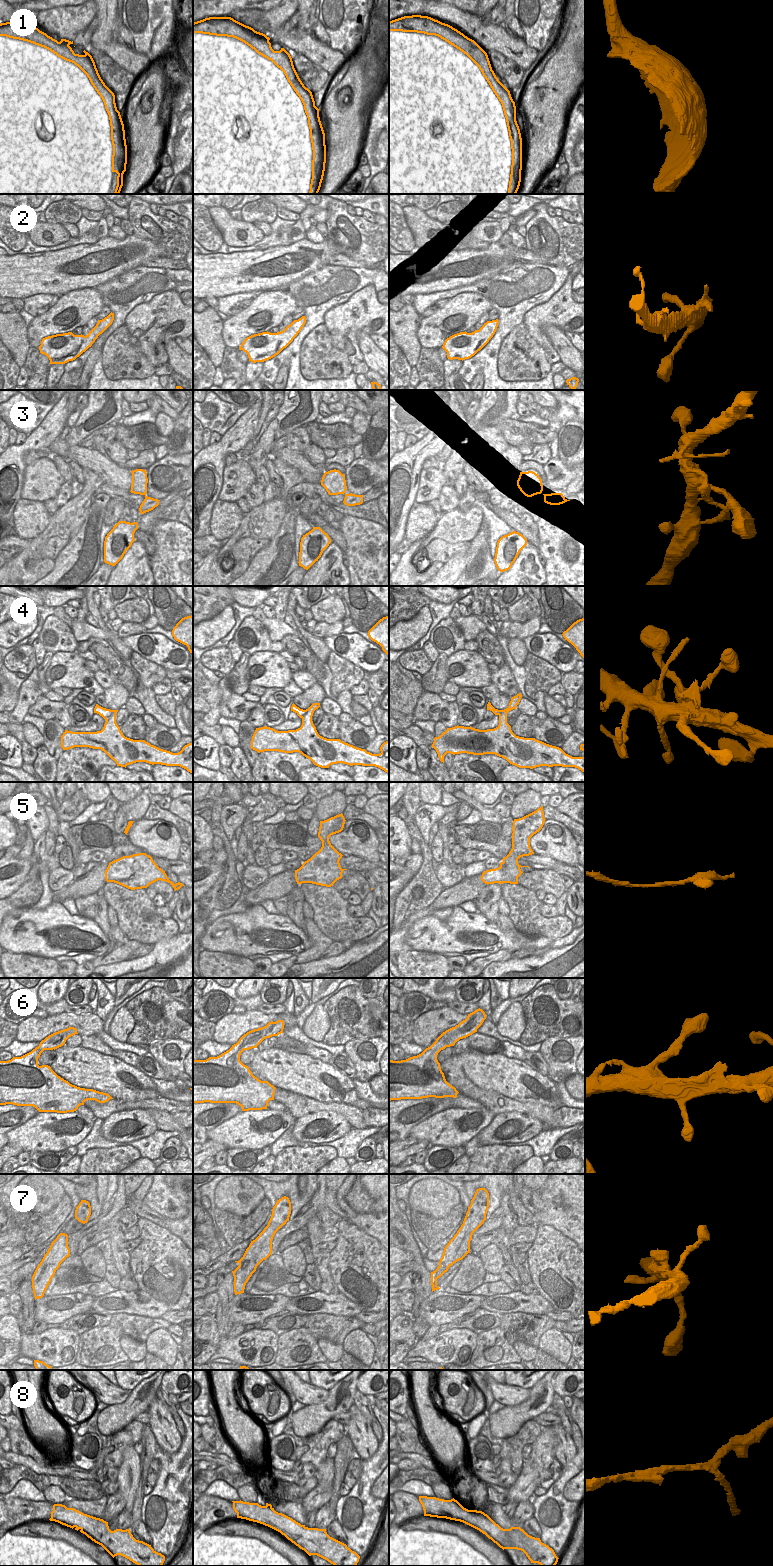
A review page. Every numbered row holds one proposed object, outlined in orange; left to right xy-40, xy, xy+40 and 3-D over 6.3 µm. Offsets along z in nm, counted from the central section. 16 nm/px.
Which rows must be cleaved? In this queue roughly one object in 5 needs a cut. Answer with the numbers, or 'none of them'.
none of them

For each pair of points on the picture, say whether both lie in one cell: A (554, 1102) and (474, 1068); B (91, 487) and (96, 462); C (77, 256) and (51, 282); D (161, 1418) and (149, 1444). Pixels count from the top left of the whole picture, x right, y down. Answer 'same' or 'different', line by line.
A: same
B: different
C: same
D: different

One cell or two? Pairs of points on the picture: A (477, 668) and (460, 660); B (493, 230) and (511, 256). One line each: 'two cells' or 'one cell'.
A: one cell
B: two cells

